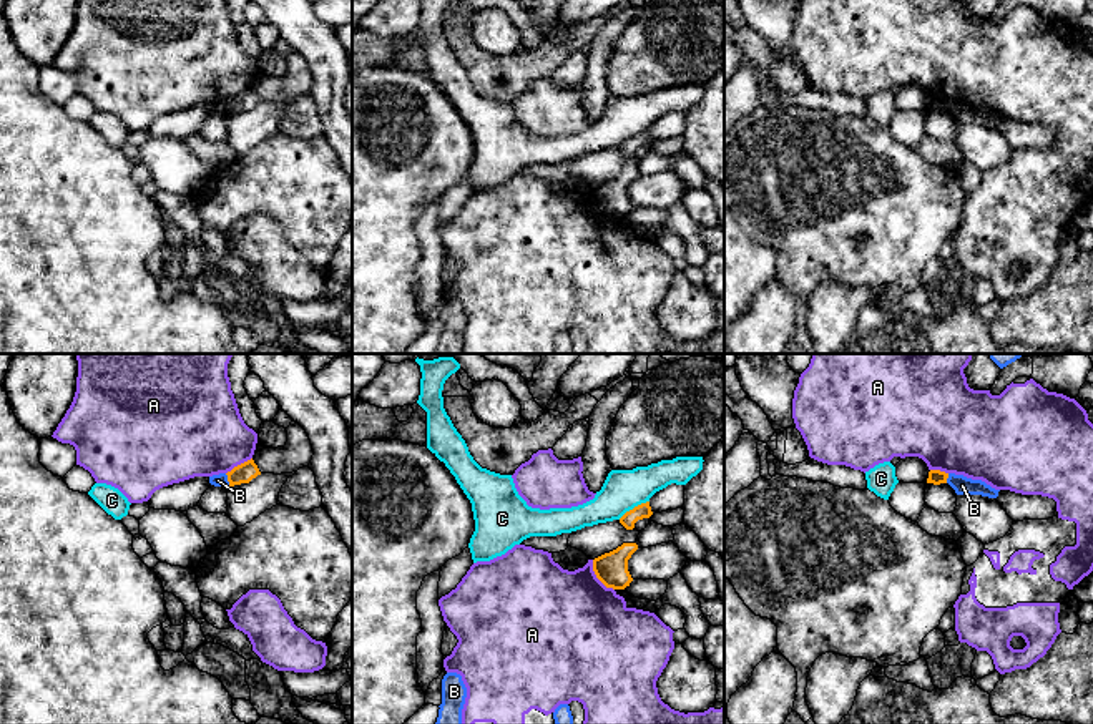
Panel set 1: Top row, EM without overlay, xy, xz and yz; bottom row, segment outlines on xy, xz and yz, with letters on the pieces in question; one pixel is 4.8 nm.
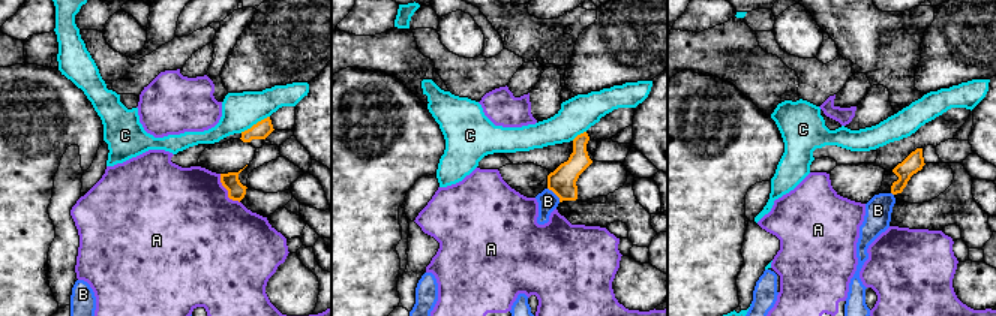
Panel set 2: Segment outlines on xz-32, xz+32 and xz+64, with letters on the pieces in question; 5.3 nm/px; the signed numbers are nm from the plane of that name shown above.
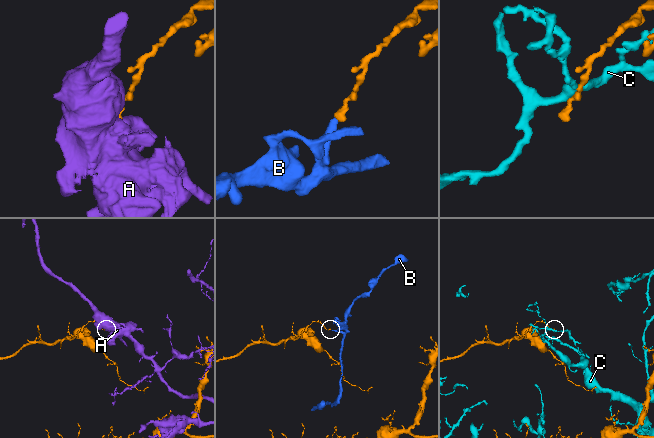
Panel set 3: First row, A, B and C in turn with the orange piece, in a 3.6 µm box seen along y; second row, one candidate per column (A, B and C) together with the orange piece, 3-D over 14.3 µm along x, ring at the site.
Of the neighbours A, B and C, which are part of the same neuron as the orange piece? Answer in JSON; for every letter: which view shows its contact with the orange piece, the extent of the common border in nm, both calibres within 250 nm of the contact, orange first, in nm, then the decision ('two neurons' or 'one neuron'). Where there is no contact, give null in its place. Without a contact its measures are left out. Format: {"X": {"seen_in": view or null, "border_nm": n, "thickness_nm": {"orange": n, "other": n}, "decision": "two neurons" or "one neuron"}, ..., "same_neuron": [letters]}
{"A": {"seen_in": "xz", "border_nm": 190, "thickness_nm": {"orange": 160, "other": 480}, "decision": "two neurons"}, "B": {"seen_in": "xy", "border_nm": 70, "thickness_nm": {"orange": 100, "other": 60}, "decision": "two neurons"}, "C": {"seen_in": "xz", "border_nm": 180, "thickness_nm": {"orange": 70, "other": 200}, "decision": "two neurons"}, "same_neuron": []}

